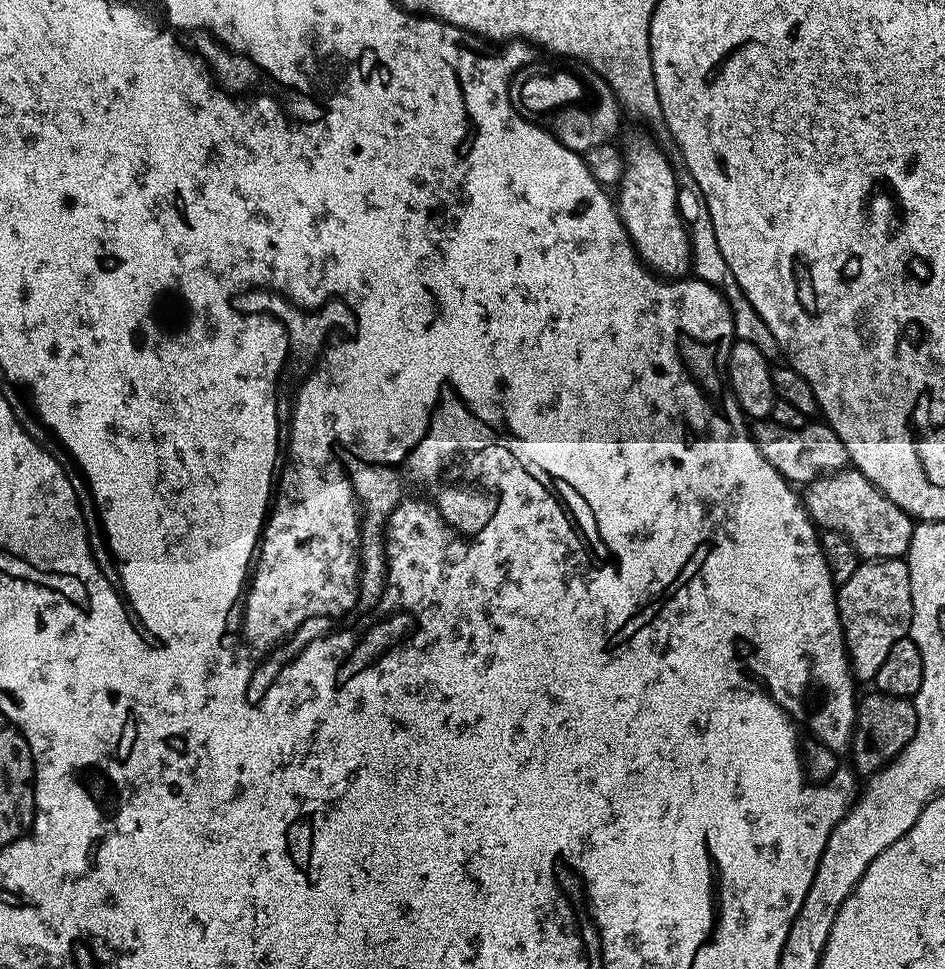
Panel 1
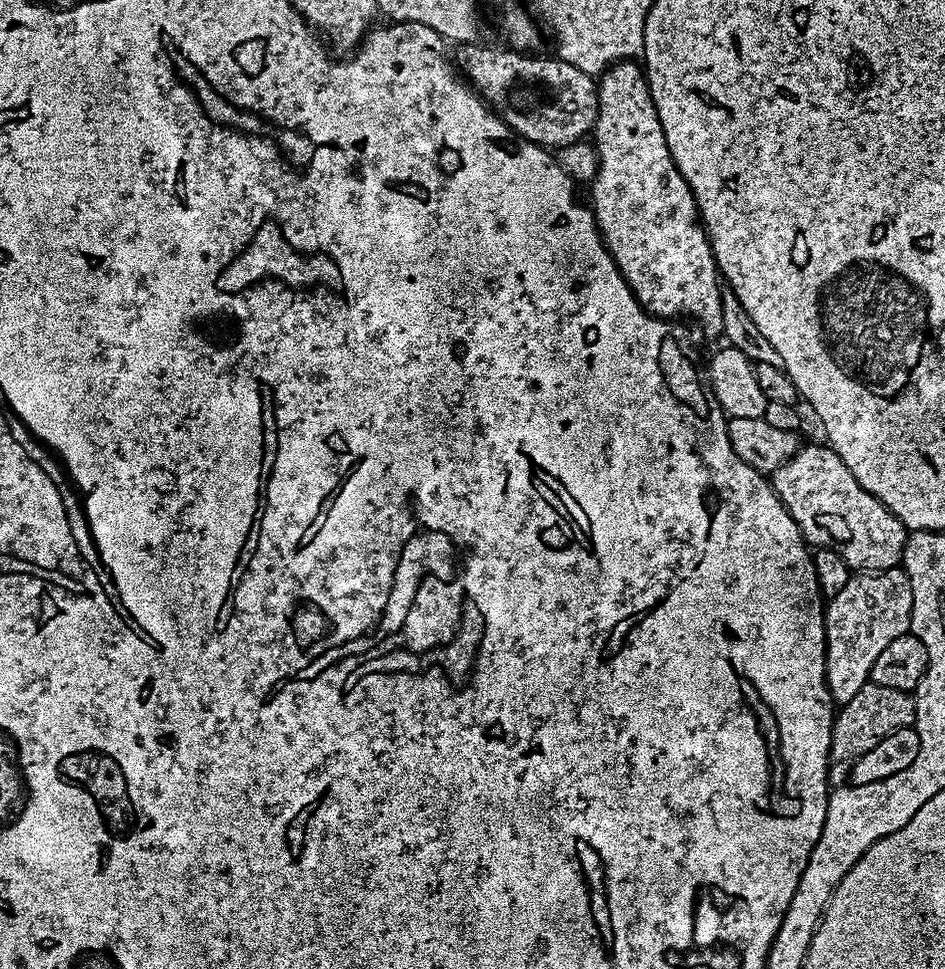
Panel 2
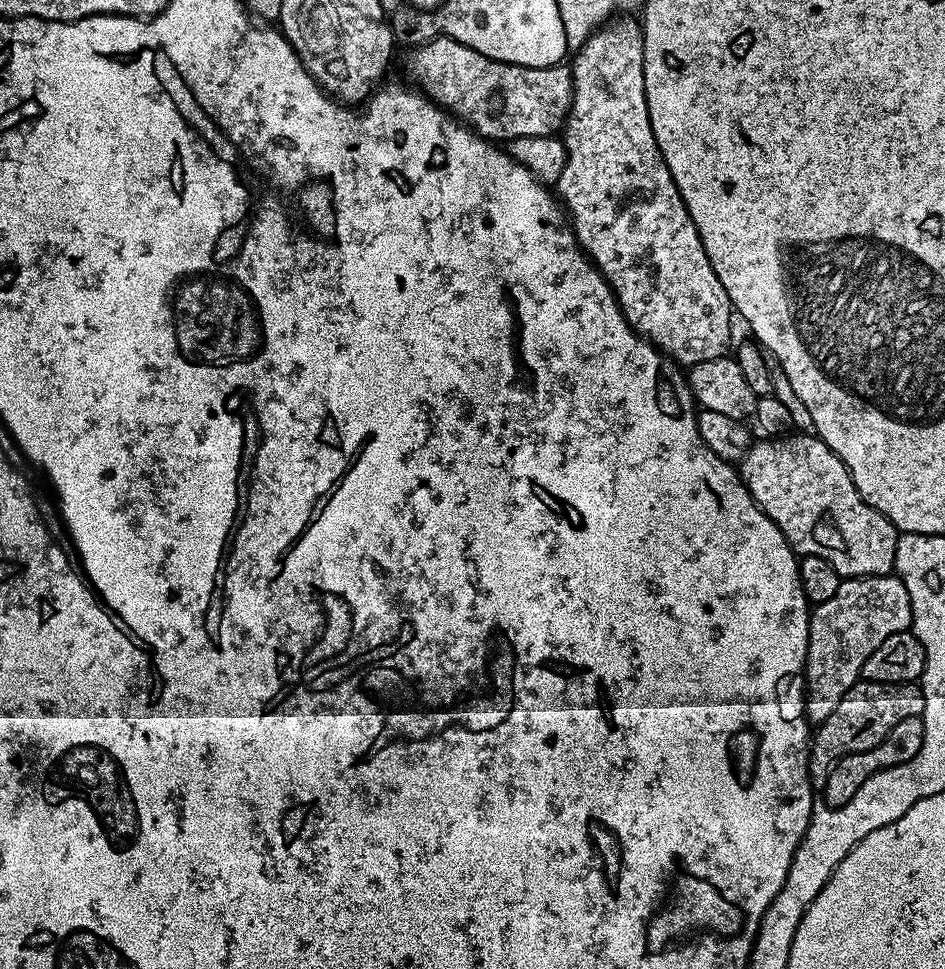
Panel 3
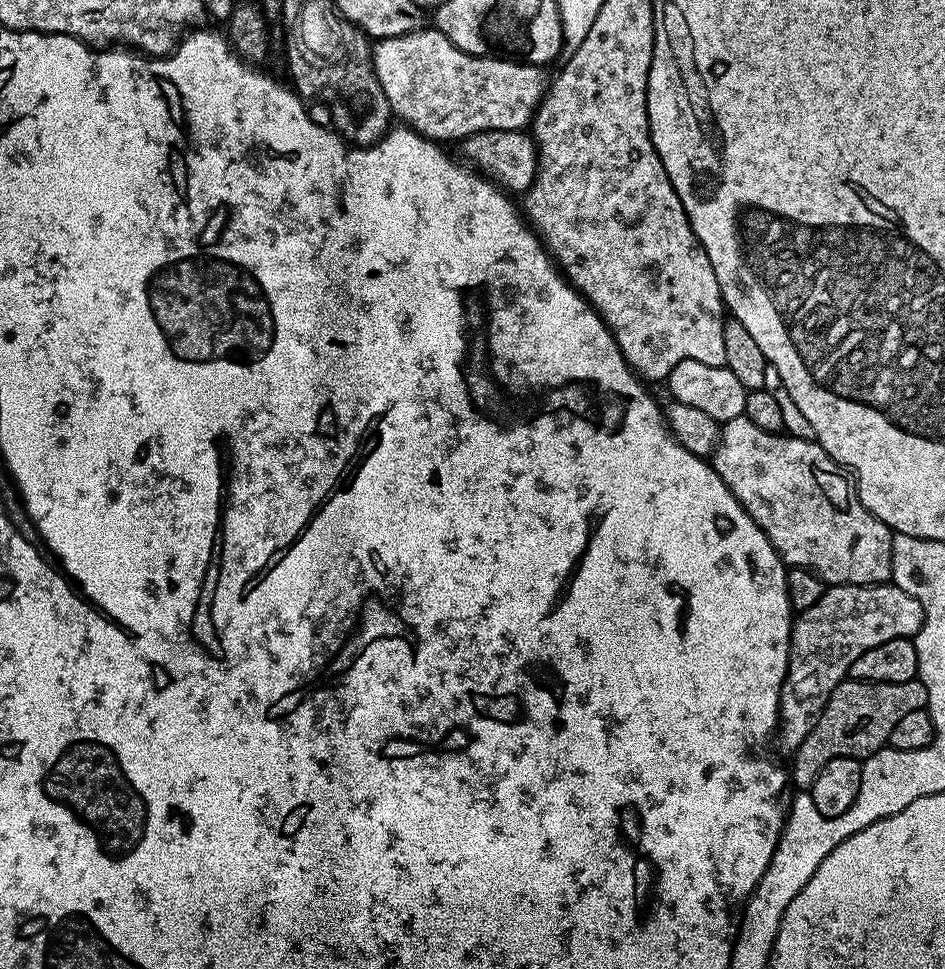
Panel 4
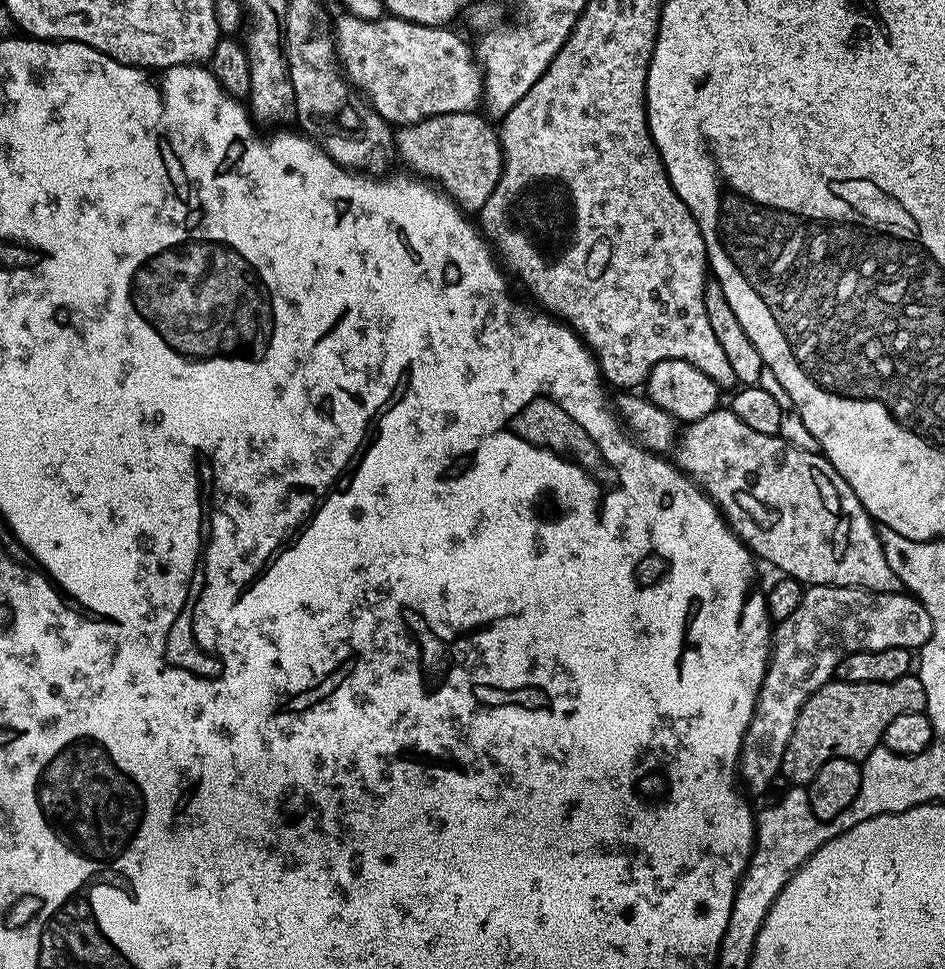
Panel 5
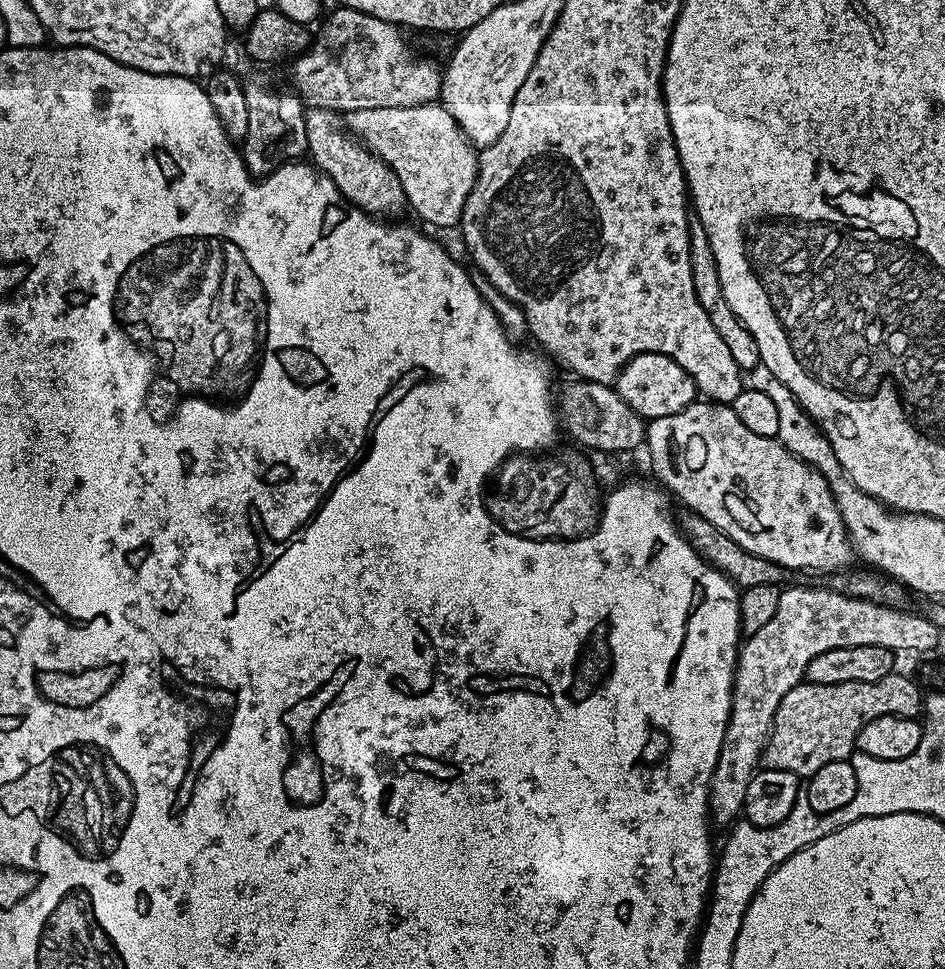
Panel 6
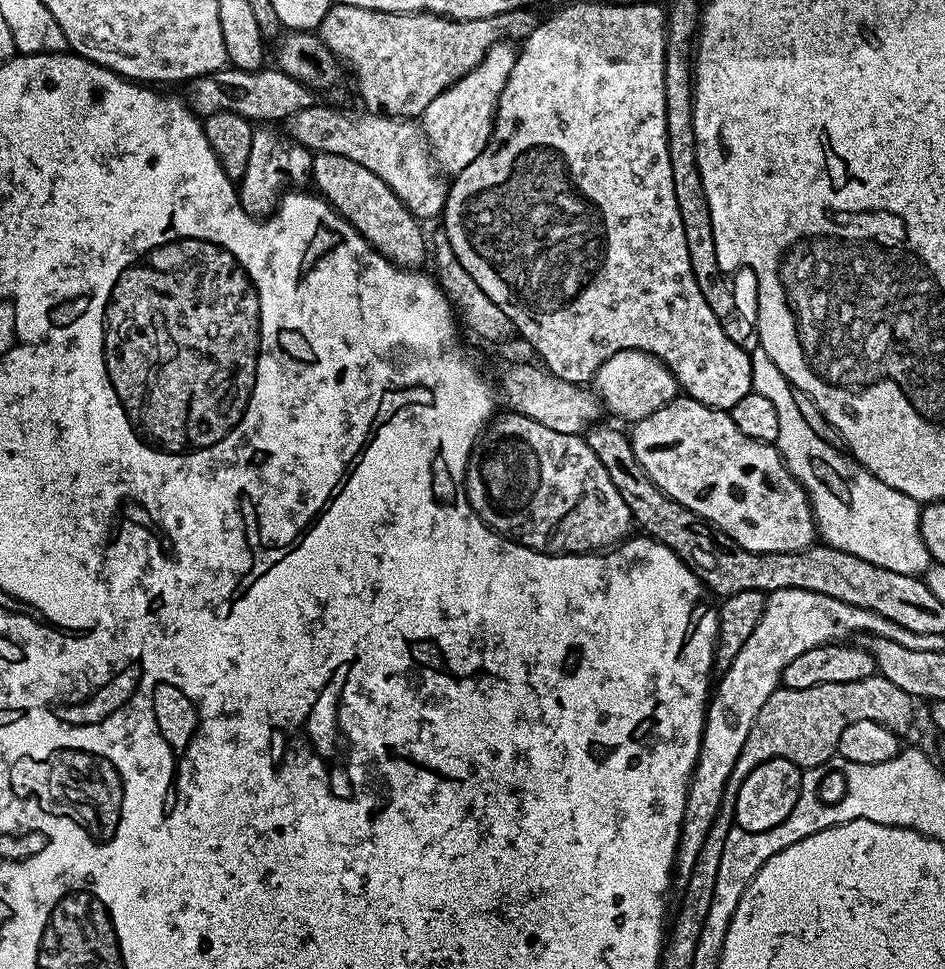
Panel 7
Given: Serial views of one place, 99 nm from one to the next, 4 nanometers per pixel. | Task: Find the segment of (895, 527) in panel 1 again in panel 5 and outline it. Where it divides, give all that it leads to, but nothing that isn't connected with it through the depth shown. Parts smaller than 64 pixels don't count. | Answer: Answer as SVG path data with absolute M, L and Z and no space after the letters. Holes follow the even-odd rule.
M721 406L715 412L706 414L706 418L698 418L691 421L687 425L688 428L679 433L678 443L674 448L674 460L681 472L692 477L697 484L703 488L704 493L709 496L720 509L721 516L727 520L732 531L740 537L740 540L747 546L757 557L760 556L768 564L773 564L785 577L793 580L799 580L805 586L813 584L832 584L835 588L867 588L870 592L904 592L905 586L898 578L898 574L894 574L894 570L890 570L890 562L886 562L886 554L882 550L882 542L877 525L874 523L868 512L858 502L858 498L854 494L854 490L850 490L850 486L846 482L846 478L842 478L842 474L838 474L838 470L834 470L834 466L819 451L811 452L810 450L802 450L798 446L791 444L789 440L785 440L783 436L771 436L770 434L758 434L754 430L750 430L750 426L746 426L746 422L742 422L742 418L738 418L727 407Z

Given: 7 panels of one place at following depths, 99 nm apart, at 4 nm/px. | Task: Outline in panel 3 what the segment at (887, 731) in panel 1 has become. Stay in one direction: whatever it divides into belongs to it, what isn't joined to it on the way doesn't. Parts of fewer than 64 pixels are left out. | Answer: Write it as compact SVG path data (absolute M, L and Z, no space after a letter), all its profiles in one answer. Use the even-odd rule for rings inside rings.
M869 680L857 682L834 706L834 714L826 718L815 729L808 750L808 776L813 789L823 789L830 770L846 754L874 750L886 734L893 730L904 718L923 717L924 692L919 683L915 684L875 684Z

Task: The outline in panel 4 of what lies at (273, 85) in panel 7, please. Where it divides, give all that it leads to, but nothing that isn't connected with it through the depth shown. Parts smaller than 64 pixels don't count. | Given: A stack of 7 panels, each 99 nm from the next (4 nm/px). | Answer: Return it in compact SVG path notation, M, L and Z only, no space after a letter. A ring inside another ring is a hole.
M425 26L416 32L404 33L400 37L377 39L372 49L372 69L376 71L376 77L382 86L382 90L386 90L386 98L392 107L392 115L397 121L403 122L407 127L425 136L428 140L437 142L456 140L458 142L474 132L485 132L486 130L514 130L519 132L527 129L533 116L536 114L536 109L540 106L540 101L544 99L545 91L550 83L550 76L544 73L545 69L543 67L529 62L515 64L512 60L499 60L499 58L501 57L496 54L472 55L466 53L459 49L445 34L440 33L436 27Z

